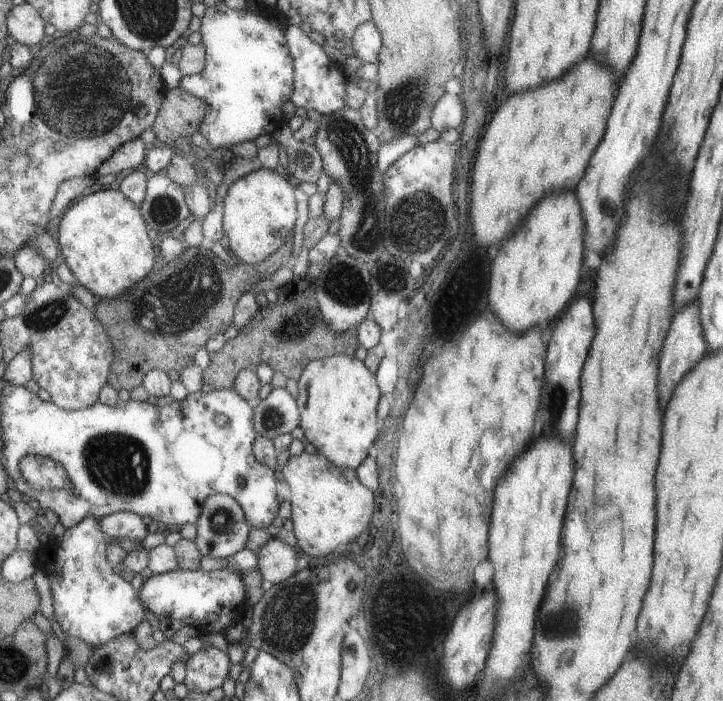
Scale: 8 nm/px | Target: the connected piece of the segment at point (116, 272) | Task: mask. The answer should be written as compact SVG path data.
M98 187L94 188L90 196L74 204L65 214L61 222L59 240L64 257L80 283L94 295L99 295L101 298L120 297L122 292L127 291L132 284L142 280L152 270L156 250L148 238L147 222L143 214L140 214L140 210L140 206L126 198L121 190Z

